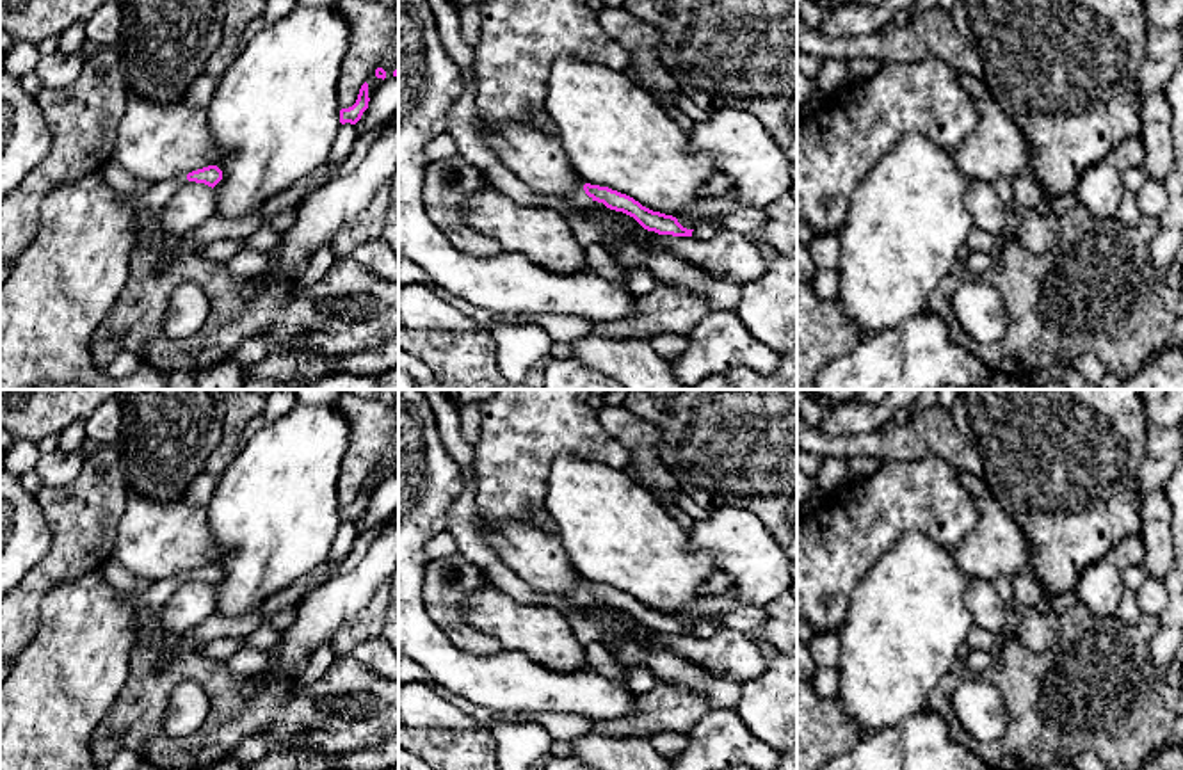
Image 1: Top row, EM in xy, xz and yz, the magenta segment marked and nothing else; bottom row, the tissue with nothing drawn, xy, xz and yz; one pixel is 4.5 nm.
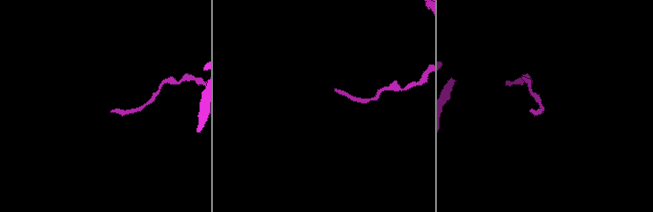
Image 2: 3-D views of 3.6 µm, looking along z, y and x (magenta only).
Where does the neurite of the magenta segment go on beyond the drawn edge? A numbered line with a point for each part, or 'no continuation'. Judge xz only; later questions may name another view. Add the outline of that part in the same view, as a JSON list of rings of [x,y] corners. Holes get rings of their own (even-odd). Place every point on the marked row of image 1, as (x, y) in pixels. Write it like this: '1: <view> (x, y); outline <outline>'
1: xz (579, 200); outline [[[580,190],[580,192],[571,194],[571,196],[569,196],[569,203],[571,203],[575,208],[578,208],[578,210],[589,208],[589,206],[594,205],[592,197],[589,197],[589,196],[585,194],[585,190]]]

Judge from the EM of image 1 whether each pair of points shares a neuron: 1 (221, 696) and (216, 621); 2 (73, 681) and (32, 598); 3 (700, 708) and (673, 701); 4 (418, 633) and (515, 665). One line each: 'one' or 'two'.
1: two
2: two
3: one
4: one

